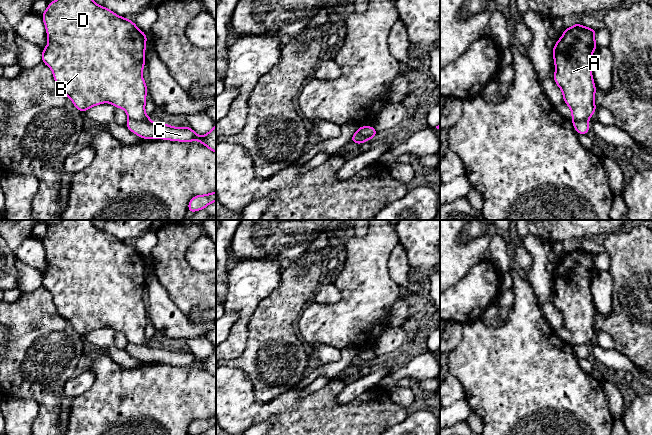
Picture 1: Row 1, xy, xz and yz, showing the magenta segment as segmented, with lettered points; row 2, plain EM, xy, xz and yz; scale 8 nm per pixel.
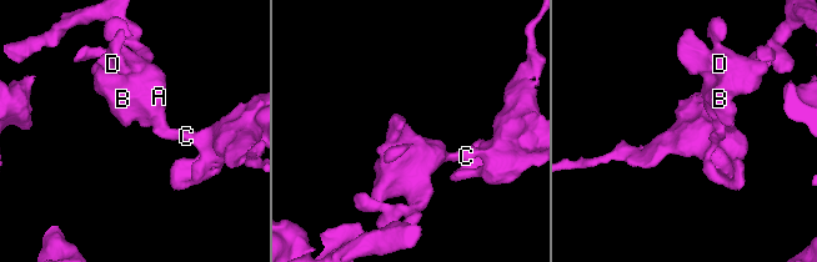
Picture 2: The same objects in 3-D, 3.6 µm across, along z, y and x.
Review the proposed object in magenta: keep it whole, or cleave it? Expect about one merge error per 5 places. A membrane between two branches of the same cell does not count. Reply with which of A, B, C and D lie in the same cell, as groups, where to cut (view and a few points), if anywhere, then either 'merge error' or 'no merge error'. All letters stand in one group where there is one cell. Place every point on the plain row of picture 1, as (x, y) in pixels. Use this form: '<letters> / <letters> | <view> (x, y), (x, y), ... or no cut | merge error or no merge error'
A B D / C | xy (129, 342), (150, 345) | merge error

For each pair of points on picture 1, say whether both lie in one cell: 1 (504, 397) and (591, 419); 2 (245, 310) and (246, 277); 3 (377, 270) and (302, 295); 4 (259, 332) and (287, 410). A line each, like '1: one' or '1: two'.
1: one
2: one
3: two
4: two

